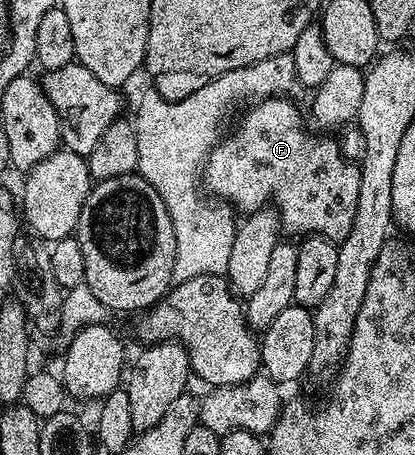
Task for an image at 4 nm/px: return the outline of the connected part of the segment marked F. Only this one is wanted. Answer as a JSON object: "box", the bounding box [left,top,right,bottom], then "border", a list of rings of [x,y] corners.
{"box":[204,98,360,242],"border":[[[271,98],[251,103],[247,107],[250,109],[239,118],[234,133],[232,128],[210,151],[210,158],[204,169],[205,191],[242,214],[267,207],[272,202],[269,200],[274,200],[272,204],[281,217],[283,233],[291,232],[297,238],[313,234],[335,242],[344,241],[348,238],[348,230],[352,230],[354,225],[356,198],[360,198],[358,164],[342,153],[341,146],[330,137],[333,135],[310,136],[305,122],[302,121],[301,110],[292,101],[290,98]]]}

